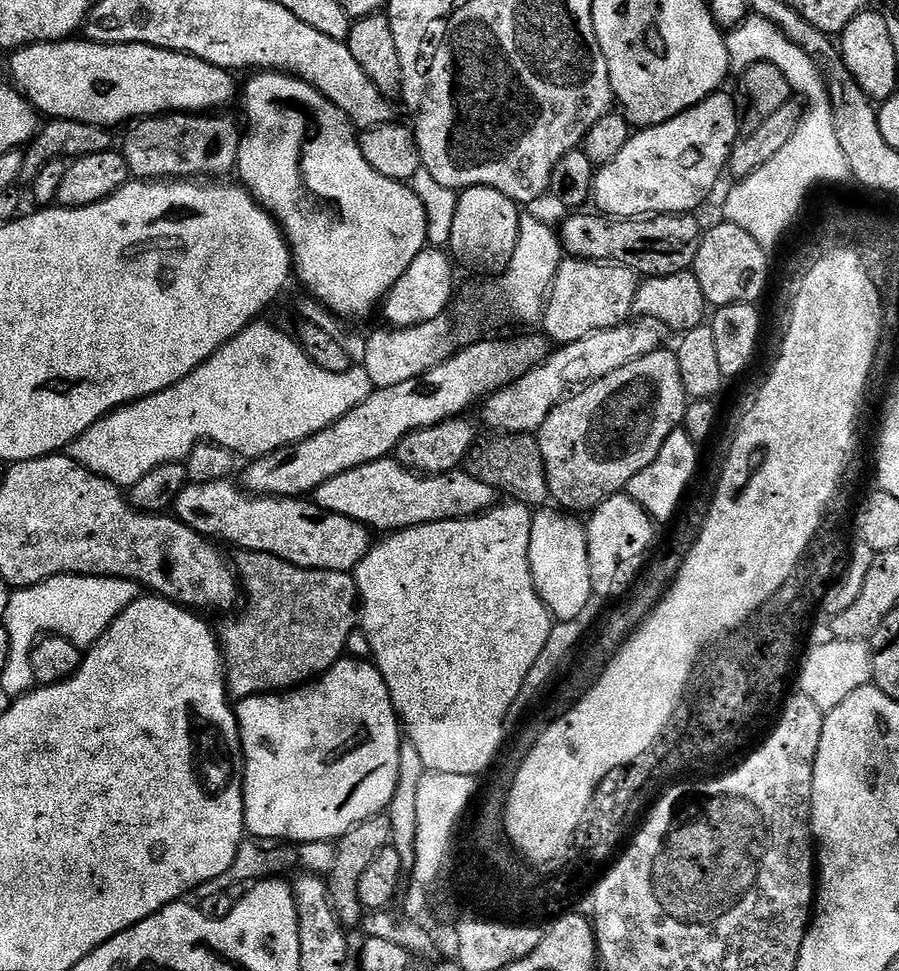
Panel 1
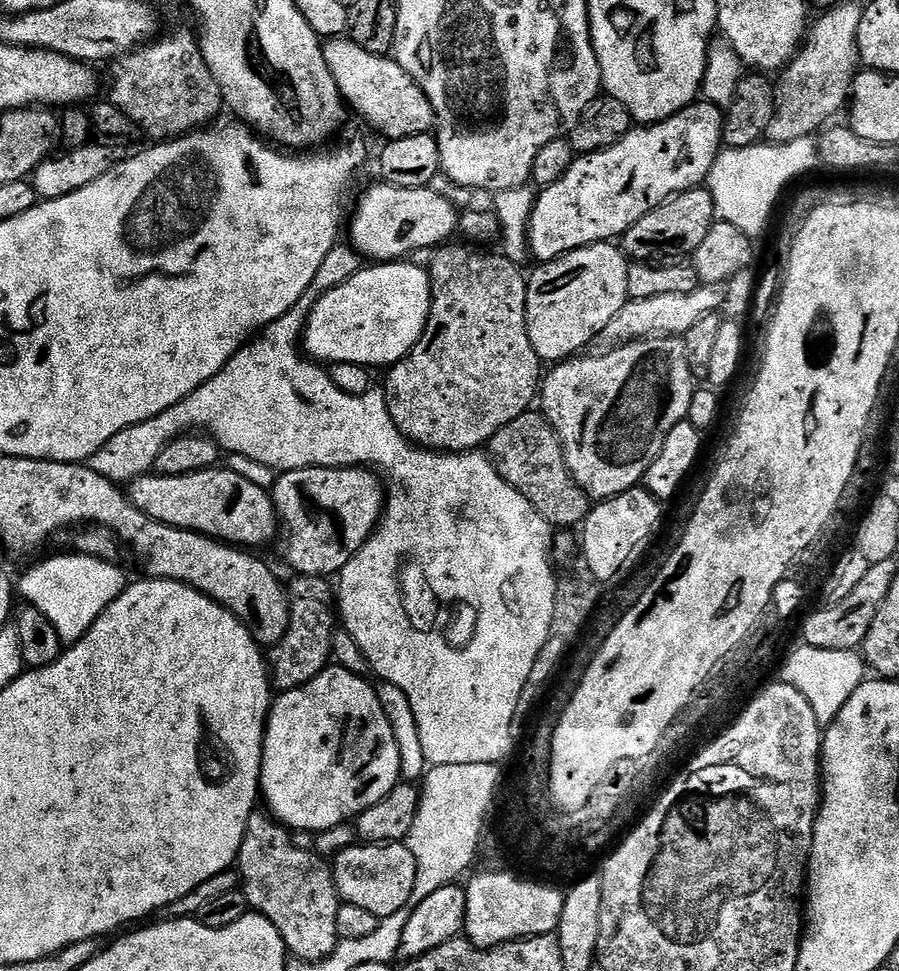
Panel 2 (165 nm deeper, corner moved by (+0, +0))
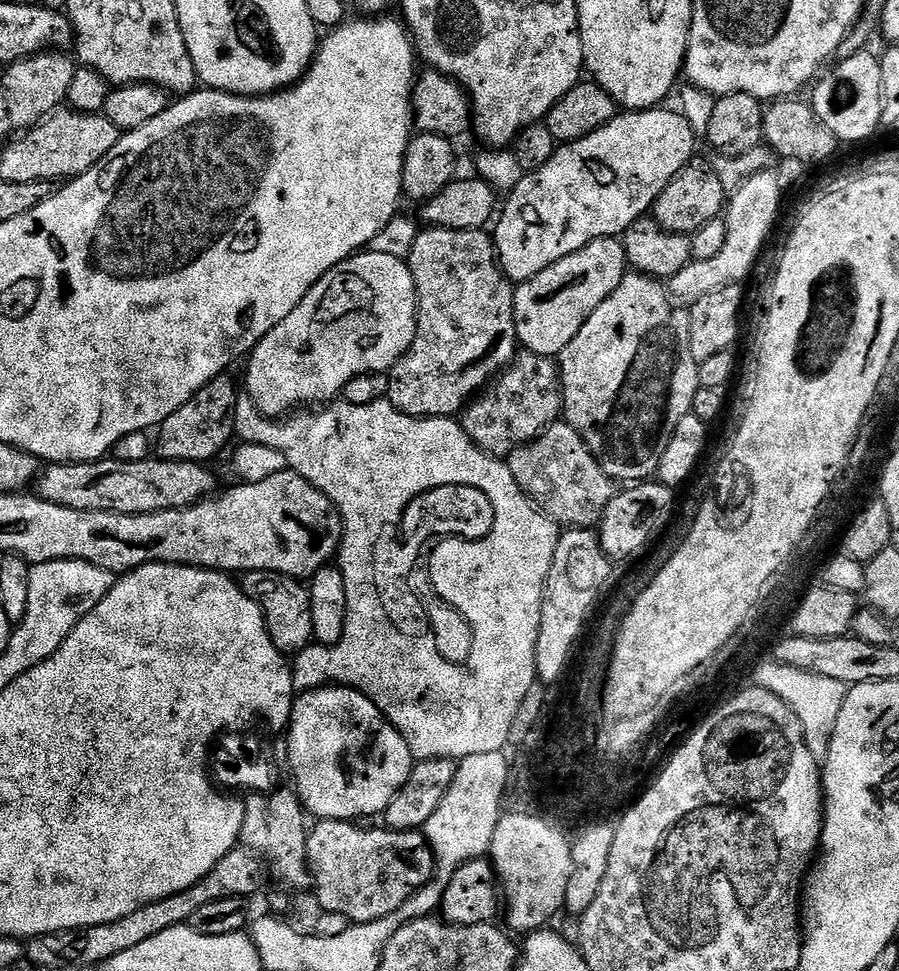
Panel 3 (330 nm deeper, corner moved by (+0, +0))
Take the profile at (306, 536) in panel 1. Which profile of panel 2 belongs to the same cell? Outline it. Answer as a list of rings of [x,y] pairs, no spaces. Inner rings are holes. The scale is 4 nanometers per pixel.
[[[227,466],[207,468],[194,474],[181,476],[157,476],[149,474],[131,481],[130,499],[150,518],[161,520],[172,528],[185,528],[187,532],[201,532],[203,536],[211,536],[213,540],[225,544],[239,546],[244,550],[260,550],[263,544],[268,544],[278,532],[278,517],[276,504],[272,501],[271,491],[262,486],[254,486],[254,482],[246,482],[242,474],[234,474]]]

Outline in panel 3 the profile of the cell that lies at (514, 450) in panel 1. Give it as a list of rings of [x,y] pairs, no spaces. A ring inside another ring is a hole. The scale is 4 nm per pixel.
[[[557,422],[551,424],[537,440],[532,440],[529,444],[524,444],[521,448],[516,448],[511,456],[506,460],[510,474],[514,474],[514,482],[524,495],[544,513],[549,516],[557,526],[567,530],[570,528],[595,529],[599,525],[600,519],[604,516],[606,506],[616,497],[618,488],[612,477],[602,470],[602,466],[594,458],[590,446],[570,426],[567,422]]]

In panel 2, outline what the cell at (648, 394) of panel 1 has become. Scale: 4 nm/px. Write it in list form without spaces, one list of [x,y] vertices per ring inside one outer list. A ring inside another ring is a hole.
[[[650,336],[646,340],[630,340],[626,344],[609,347],[601,356],[581,355],[557,363],[552,373],[543,377],[538,393],[543,415],[548,417],[564,447],[564,457],[577,484],[593,501],[608,500],[643,481],[646,470],[666,434],[688,419],[690,398],[698,387],[692,375],[686,346],[679,336]]]

